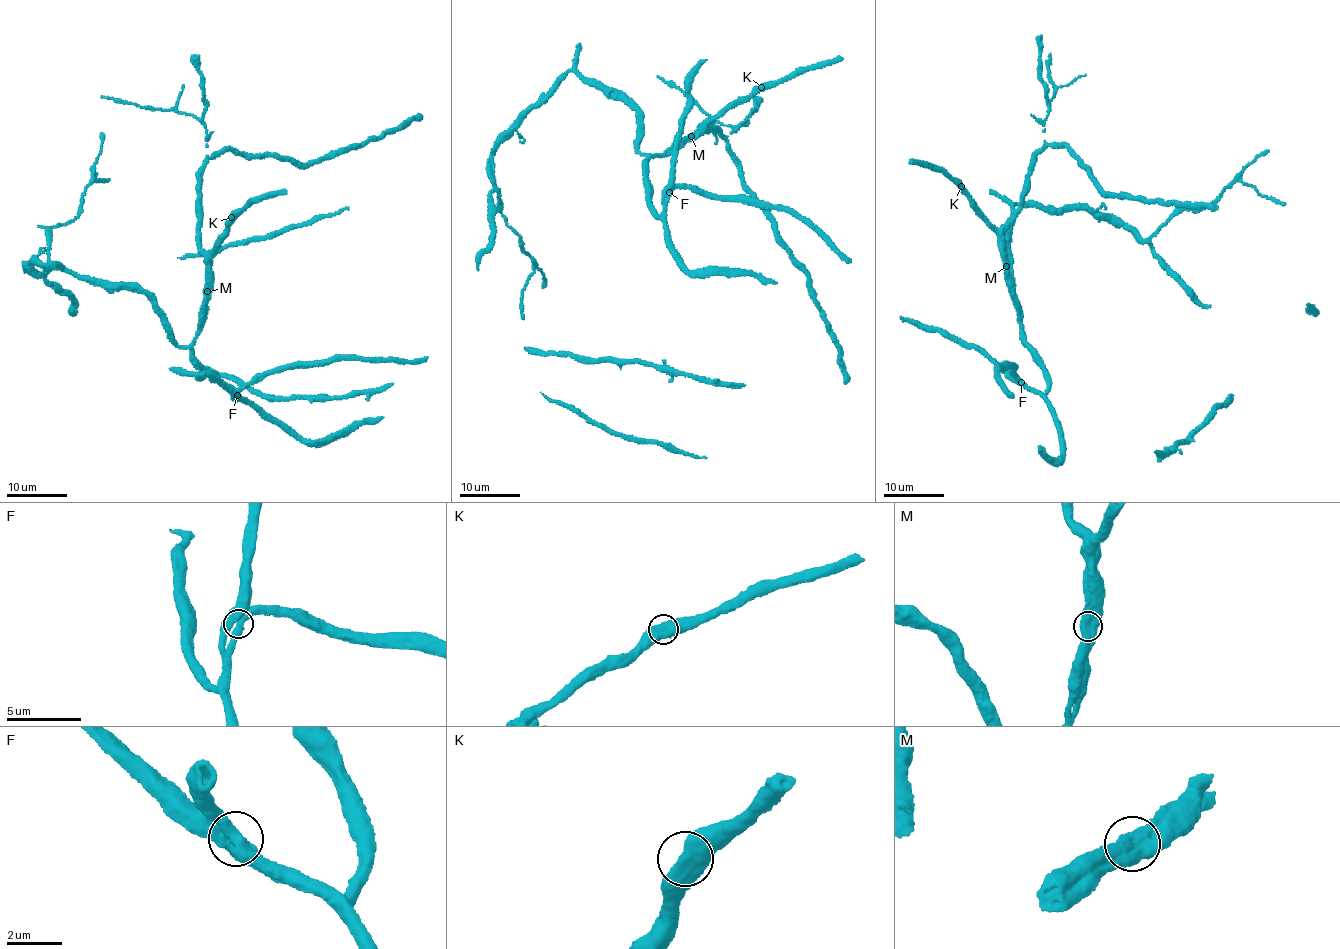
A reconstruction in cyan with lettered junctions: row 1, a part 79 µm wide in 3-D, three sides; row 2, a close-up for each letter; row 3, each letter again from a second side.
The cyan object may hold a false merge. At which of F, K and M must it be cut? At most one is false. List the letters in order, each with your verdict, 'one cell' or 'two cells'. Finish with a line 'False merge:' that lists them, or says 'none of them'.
F: one cell
K: one cell
M: one cell
False merge: none of them

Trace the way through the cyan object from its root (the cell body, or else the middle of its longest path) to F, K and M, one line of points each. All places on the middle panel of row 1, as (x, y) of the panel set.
F: (580, 78), (624, 93), (636, 107), (635, 143), (647, 156), (642, 163), (644, 186), (661, 217), (669, 192)
K: (580, 78), (624, 93), (638, 113), (635, 143), (638, 151), (649, 155), (663, 153), (761, 87)
M: (580, 78), (610, 91), (624, 93), (638, 113), (635, 141), (641, 153), (663, 153), (691, 136)

